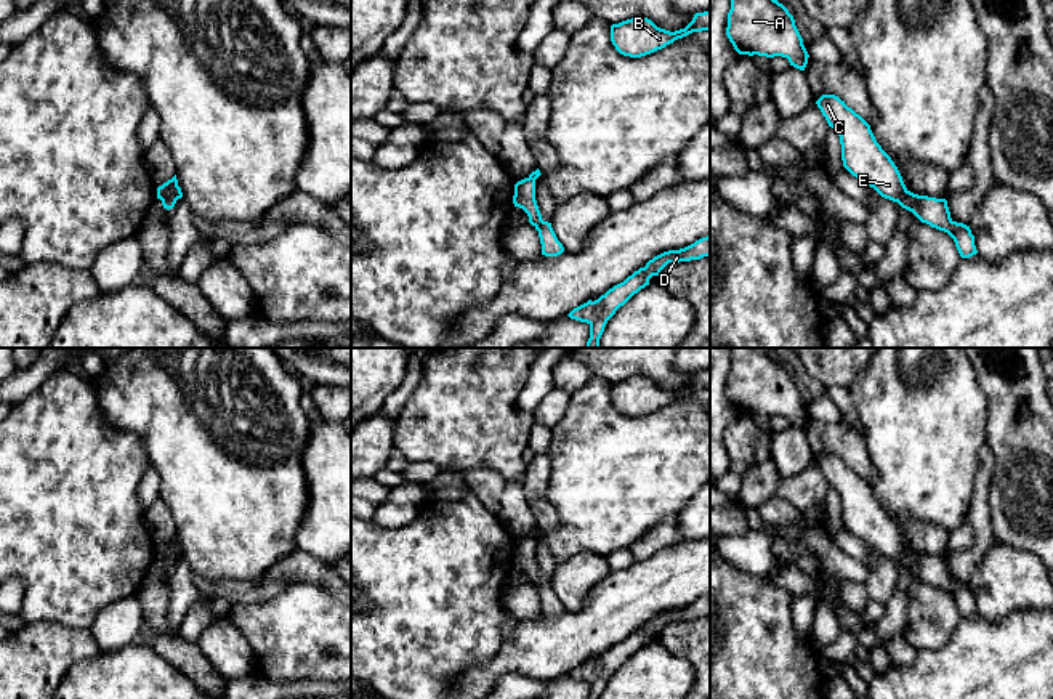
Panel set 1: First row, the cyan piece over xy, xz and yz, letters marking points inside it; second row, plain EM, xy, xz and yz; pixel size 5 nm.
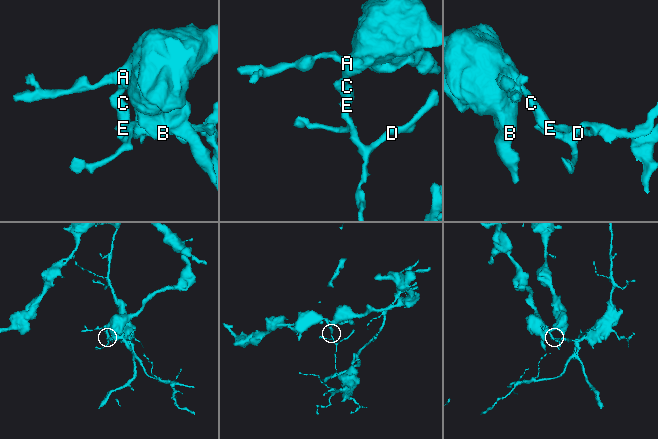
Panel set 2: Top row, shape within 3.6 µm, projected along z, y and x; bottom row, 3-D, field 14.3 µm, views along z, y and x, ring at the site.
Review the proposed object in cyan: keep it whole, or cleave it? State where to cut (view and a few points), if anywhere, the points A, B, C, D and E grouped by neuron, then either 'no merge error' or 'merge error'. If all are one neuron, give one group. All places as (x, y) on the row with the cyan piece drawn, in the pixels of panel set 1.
yz (907, 191), (898, 202) | A B C E / D | merge error

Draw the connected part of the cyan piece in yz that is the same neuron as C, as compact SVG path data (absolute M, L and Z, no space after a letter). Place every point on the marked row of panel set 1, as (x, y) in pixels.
M822 95L816 104L840 136L843 167L882 197L899 204L907 188L870 125L835 95Z

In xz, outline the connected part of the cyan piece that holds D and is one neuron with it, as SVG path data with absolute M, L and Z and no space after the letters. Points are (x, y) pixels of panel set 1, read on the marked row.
M710 236L702 237L684 248L668 250L654 257L646 263L644 268L639 268L623 282L609 289L598 300L588 300L587 303L574 308L567 316L590 325L590 338L585 348L599 348L599 338L604 332L607 321L635 293L649 285L649 279L652 276L659 276L668 263L700 260L704 257L710 257Z

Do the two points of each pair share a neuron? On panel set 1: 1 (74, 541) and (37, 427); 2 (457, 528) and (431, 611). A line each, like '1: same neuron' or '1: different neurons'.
1: same neuron
2: same neuron

